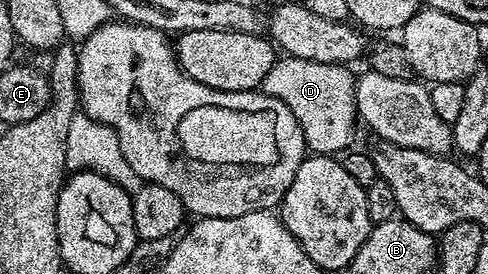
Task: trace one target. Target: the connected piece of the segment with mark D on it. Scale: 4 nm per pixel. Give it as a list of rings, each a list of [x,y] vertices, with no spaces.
[[[284,56],[270,68],[270,72],[266,72],[262,83],[263,93],[273,94],[282,100],[282,104],[286,104],[286,108],[290,108],[290,112],[294,112],[304,133],[305,147],[313,155],[339,155],[345,149],[344,142],[350,141],[356,134],[357,75],[348,70],[351,69],[347,65],[307,62],[301,58]]]

